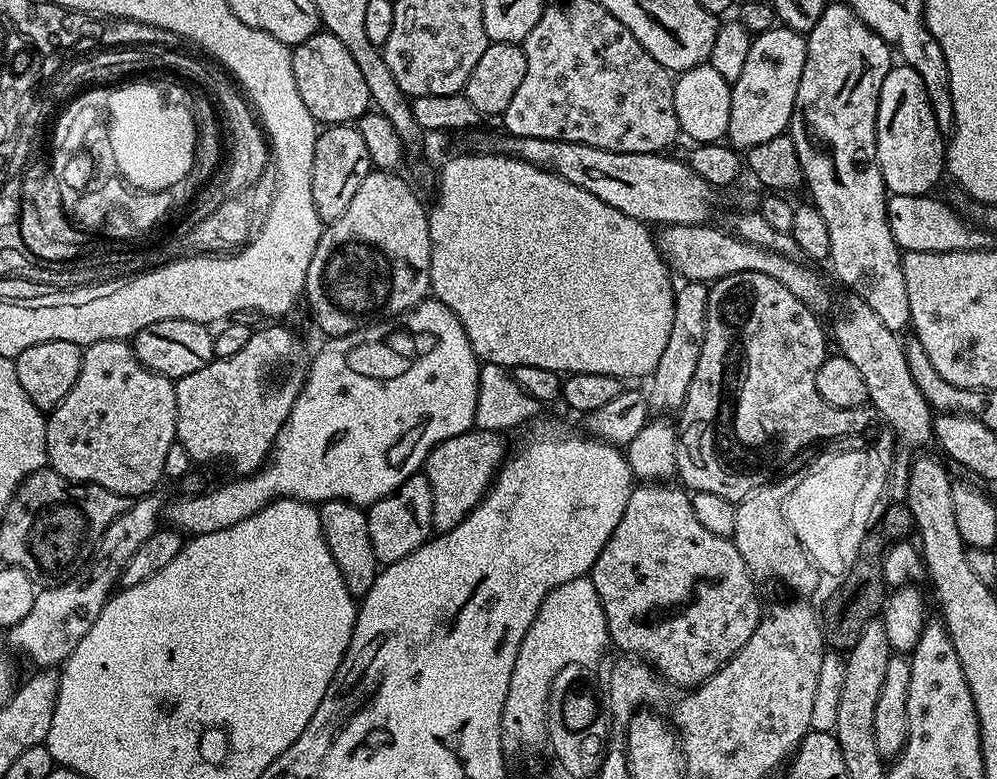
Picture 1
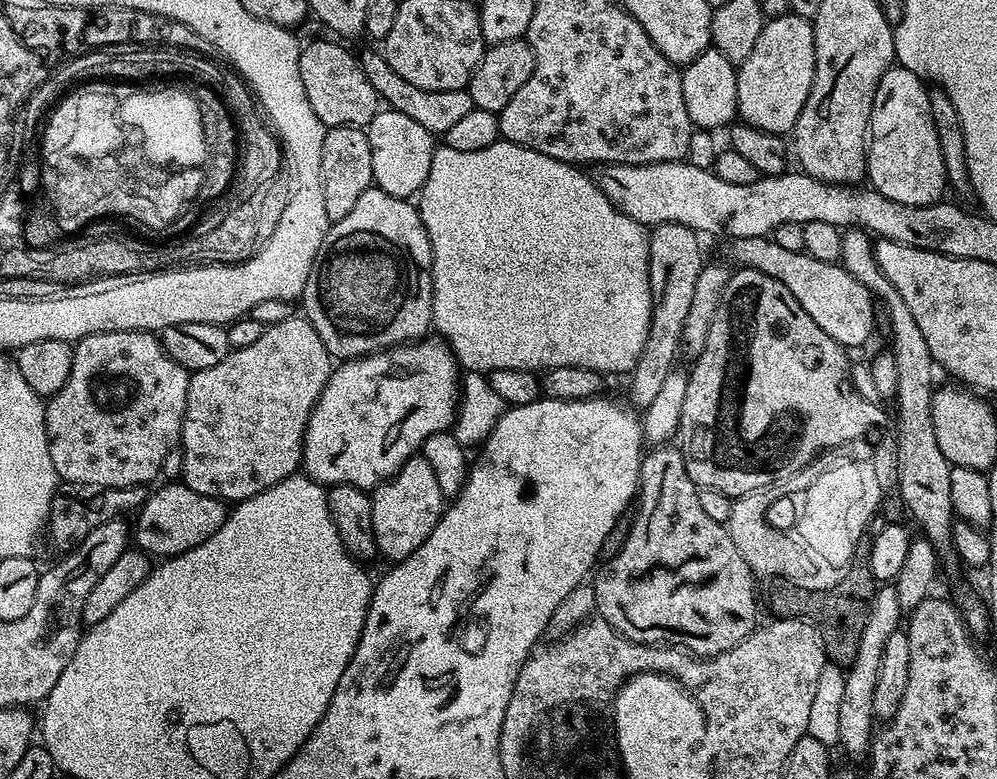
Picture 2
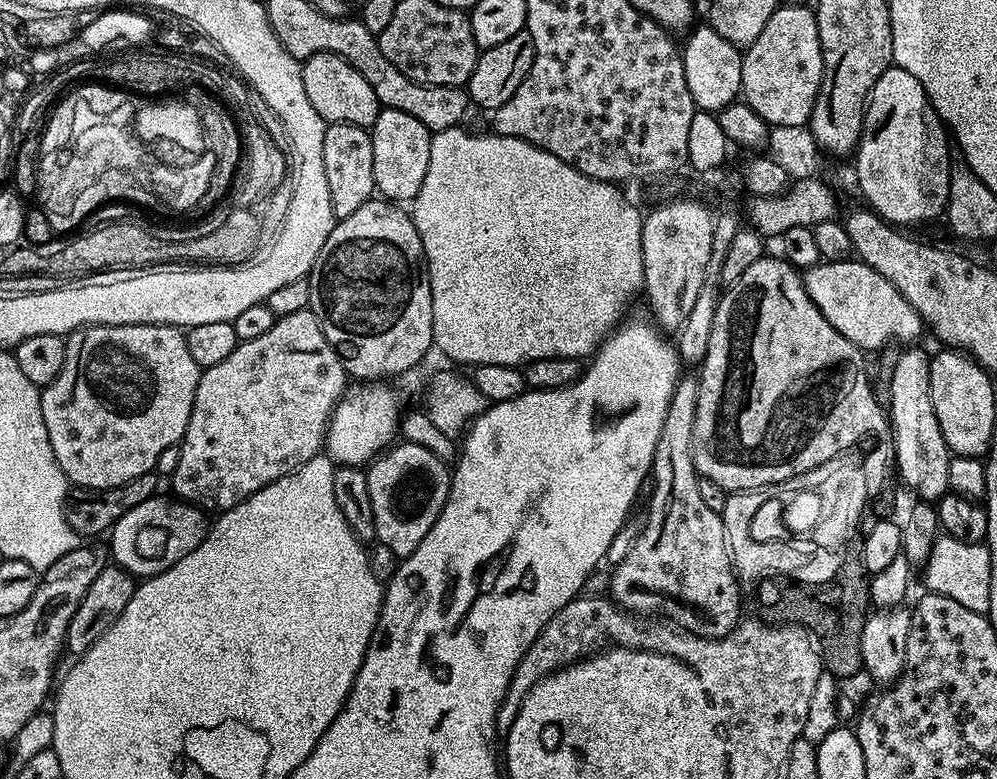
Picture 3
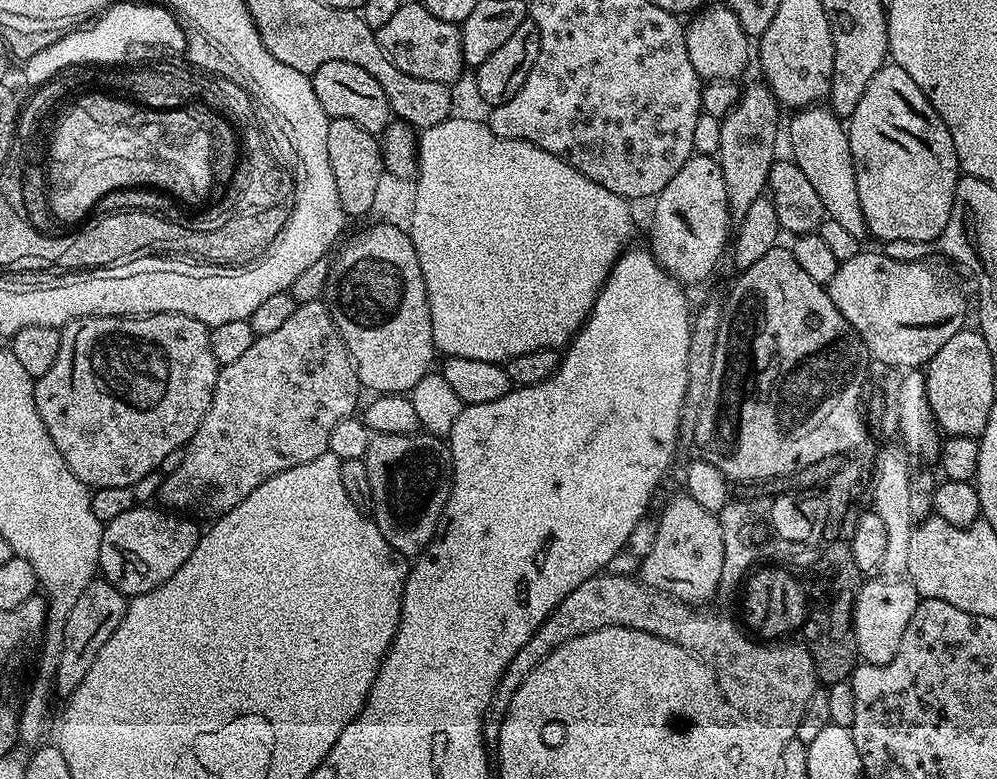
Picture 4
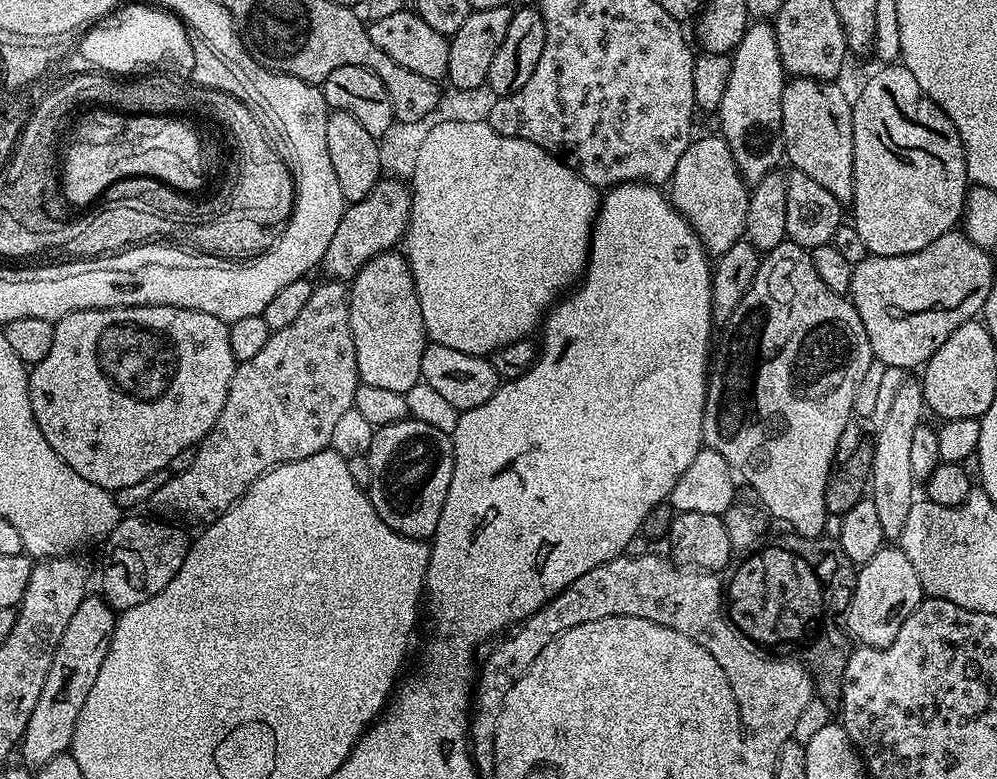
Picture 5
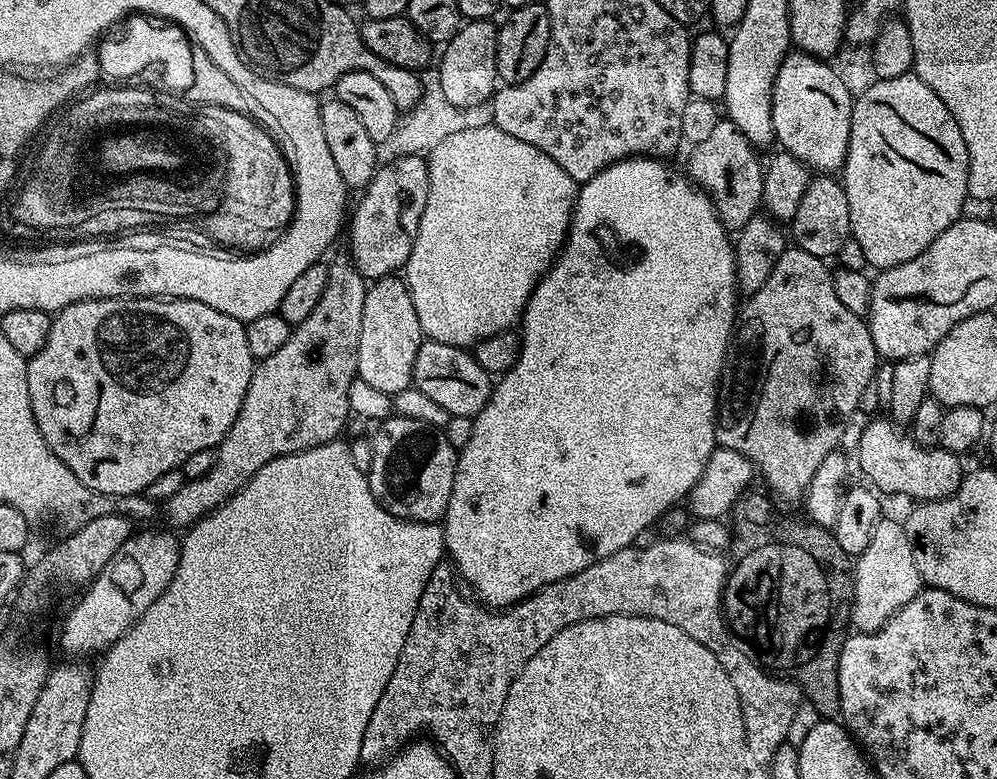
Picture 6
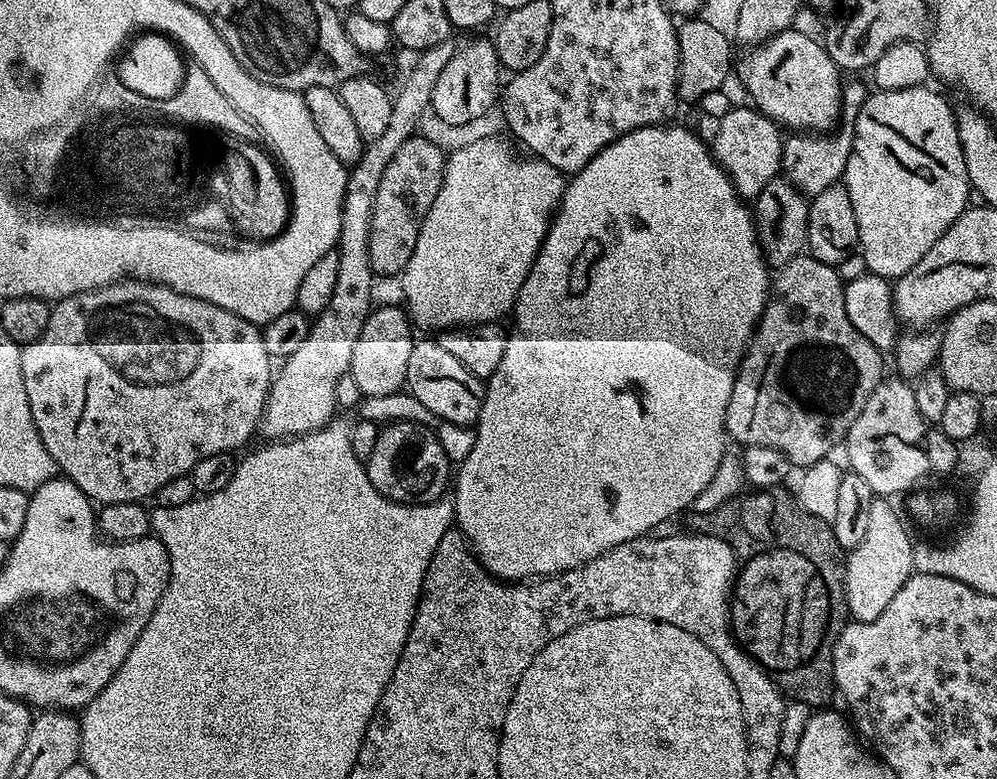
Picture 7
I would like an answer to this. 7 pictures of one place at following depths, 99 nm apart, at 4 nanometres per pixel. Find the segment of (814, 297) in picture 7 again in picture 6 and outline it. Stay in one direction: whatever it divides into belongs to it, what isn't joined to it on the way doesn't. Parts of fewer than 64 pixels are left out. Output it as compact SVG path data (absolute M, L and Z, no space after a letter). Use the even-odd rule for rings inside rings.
M795 246L785 247L782 258L774 262L774 270L770 270L770 278L756 292L747 297L748 300L739 305L738 319L732 330L732 339L728 345L728 353L724 359L724 369L720 375L720 399L716 401L716 442L719 447L736 450L750 460L755 471L781 496L784 500L798 501L805 495L810 486L814 472L821 465L823 458L831 451L840 448L840 439L847 426L850 414L861 407L860 399L864 391L872 384L872 375L876 372L878 353L872 335L864 316L854 314L854 310L846 310L842 302L838 302L838 294L834 294L832 272L823 259L808 254Z

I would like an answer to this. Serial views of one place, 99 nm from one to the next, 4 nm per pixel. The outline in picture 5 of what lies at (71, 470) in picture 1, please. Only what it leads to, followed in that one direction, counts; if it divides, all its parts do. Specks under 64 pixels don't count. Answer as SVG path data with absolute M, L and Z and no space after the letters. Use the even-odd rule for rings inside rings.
M147 304L129 308L82 310L74 314L66 314L66 318L55 321L55 325L54 342L50 346L50 354L46 354L42 362L31 365L30 368L28 377L30 406L34 410L38 430L42 430L46 442L50 442L50 446L64 459L66 466L70 466L74 474L82 474L86 482L94 482L94 486L102 486L109 490L134 486L134 482L142 482L142 478L150 478L150 474L168 468L171 460L178 459L184 451L187 453L195 449L207 432L212 429L214 422L218 422L218 414L222 414L222 406L226 406L226 394L230 390L230 382L236 373L238 361L234 358L234 350L230 350L228 325L223 320L214 318L214 314L202 314L202 310L186 310L178 306Z

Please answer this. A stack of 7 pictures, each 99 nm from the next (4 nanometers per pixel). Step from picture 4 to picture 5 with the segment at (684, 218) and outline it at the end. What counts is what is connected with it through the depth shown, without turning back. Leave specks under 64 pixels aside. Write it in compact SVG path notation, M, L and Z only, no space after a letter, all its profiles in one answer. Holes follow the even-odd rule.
M719 134L693 139L692 144L678 158L670 181L670 199L676 209L688 220L688 225L704 243L709 257L719 258L734 246L734 242L745 239L746 210L748 209L749 185L740 177L734 154L724 137Z

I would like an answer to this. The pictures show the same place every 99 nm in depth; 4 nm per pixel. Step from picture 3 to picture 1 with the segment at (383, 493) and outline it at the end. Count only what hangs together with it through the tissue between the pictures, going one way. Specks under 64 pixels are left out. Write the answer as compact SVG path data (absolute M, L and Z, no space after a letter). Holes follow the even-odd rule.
M417 474L406 478L406 482L396 492L391 492L386 498L374 502L367 509L368 525L370 526L370 542L374 546L374 554L381 565L393 564L406 554L418 550L433 535L432 527L432 487L427 475Z

